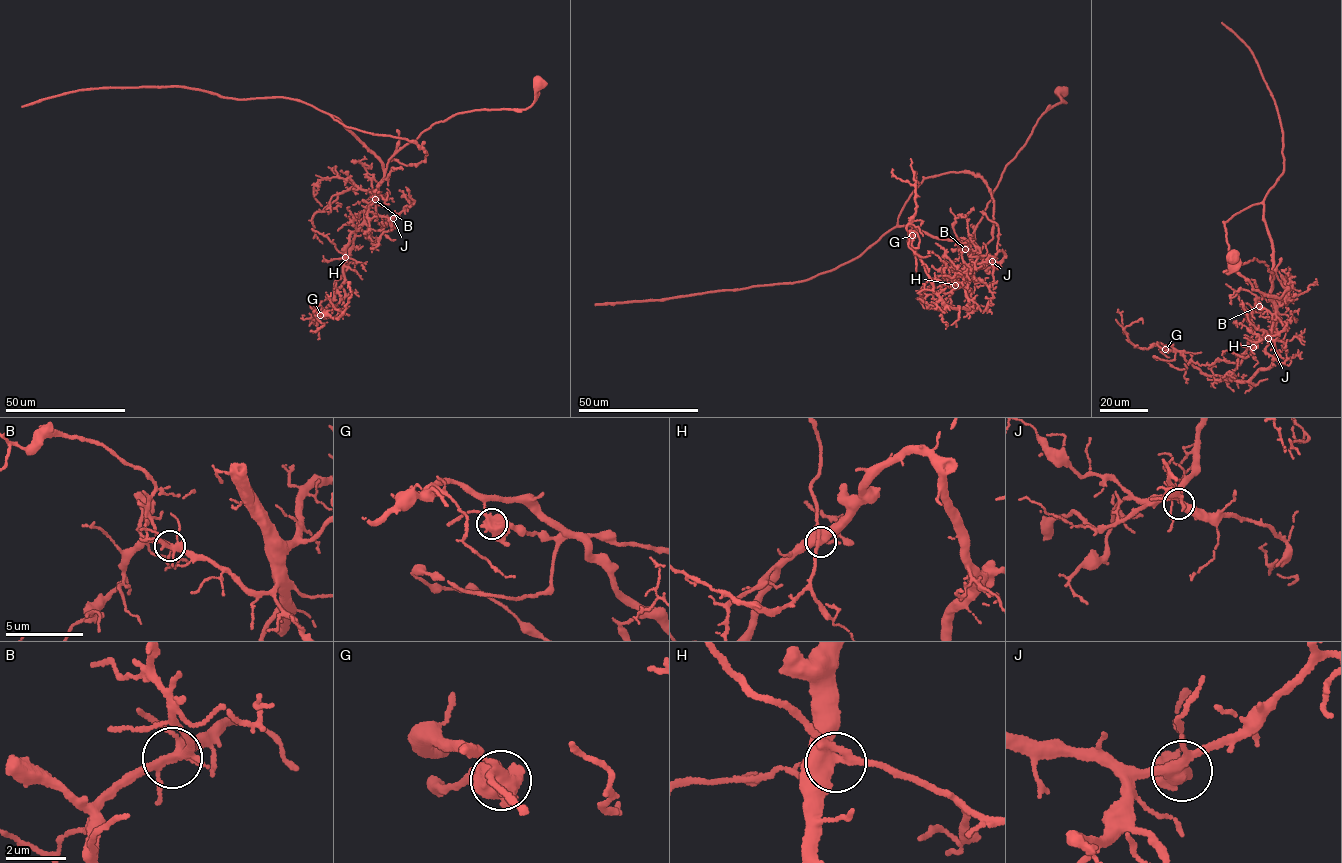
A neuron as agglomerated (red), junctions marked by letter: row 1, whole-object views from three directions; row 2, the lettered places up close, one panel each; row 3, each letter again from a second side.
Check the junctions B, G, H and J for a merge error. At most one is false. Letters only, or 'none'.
G

